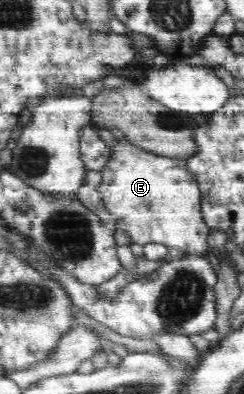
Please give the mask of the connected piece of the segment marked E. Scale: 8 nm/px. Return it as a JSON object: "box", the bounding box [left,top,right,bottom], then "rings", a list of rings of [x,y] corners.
{"box":[98,142,209,255],"rings":[[[121,142],[111,146],[111,158],[101,170],[102,182],[98,187],[102,202],[116,218],[116,228],[127,233],[131,242],[137,244],[161,243],[166,247],[175,247],[185,254],[203,255],[207,253],[207,234],[209,227],[201,214],[201,189],[187,169],[185,161],[178,157],[161,156],[144,151],[135,145]]]}

